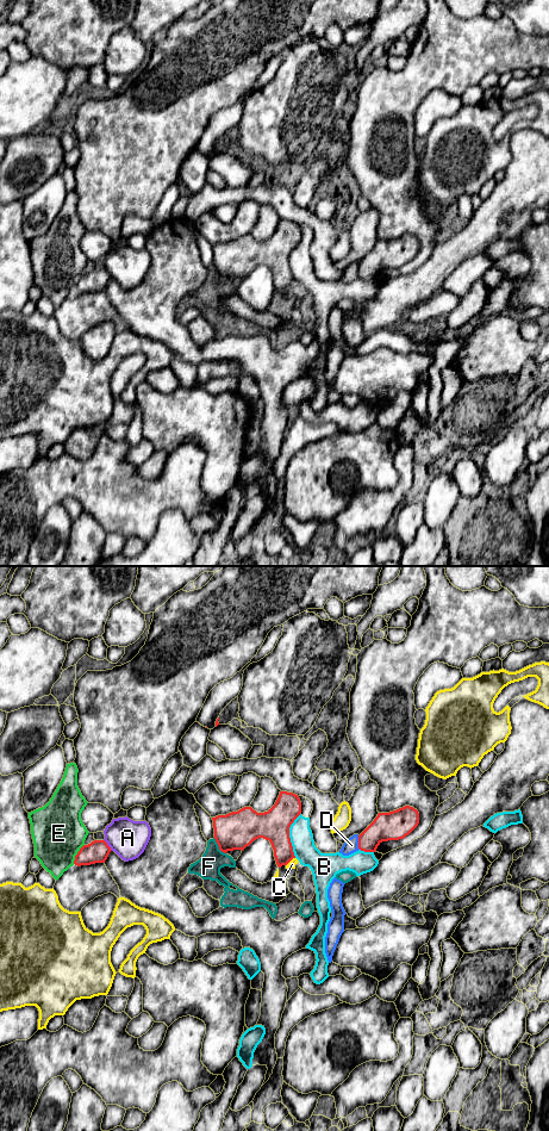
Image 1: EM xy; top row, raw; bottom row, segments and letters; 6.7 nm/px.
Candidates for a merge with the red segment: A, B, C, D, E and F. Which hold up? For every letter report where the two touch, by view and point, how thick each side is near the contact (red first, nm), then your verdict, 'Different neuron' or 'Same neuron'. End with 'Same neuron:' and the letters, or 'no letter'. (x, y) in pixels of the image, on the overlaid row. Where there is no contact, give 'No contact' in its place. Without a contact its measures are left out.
A: Touches red at xy (107, 845). Thickness 150 nm (red) against 260 nm. Different neuron
B: Touches red at xy (288, 836). Thickness 220 nm (red) against 160 nm. Different neuron
C: Touches red at xy (289, 861). Thickness 190 nm (red) against 50 nm. Different neuron
D: Touches red at xy (359, 843). Thickness 190 nm (red) against 100 nm. Different neuron
E: Touches red at xy (78, 853). Thickness 150 nm (red) against 360 nm. Different neuron
F: Touches red at xy (218, 845). Thickness 260 nm (red) against 160 nm. Different neuron
Same neuron: no letter

